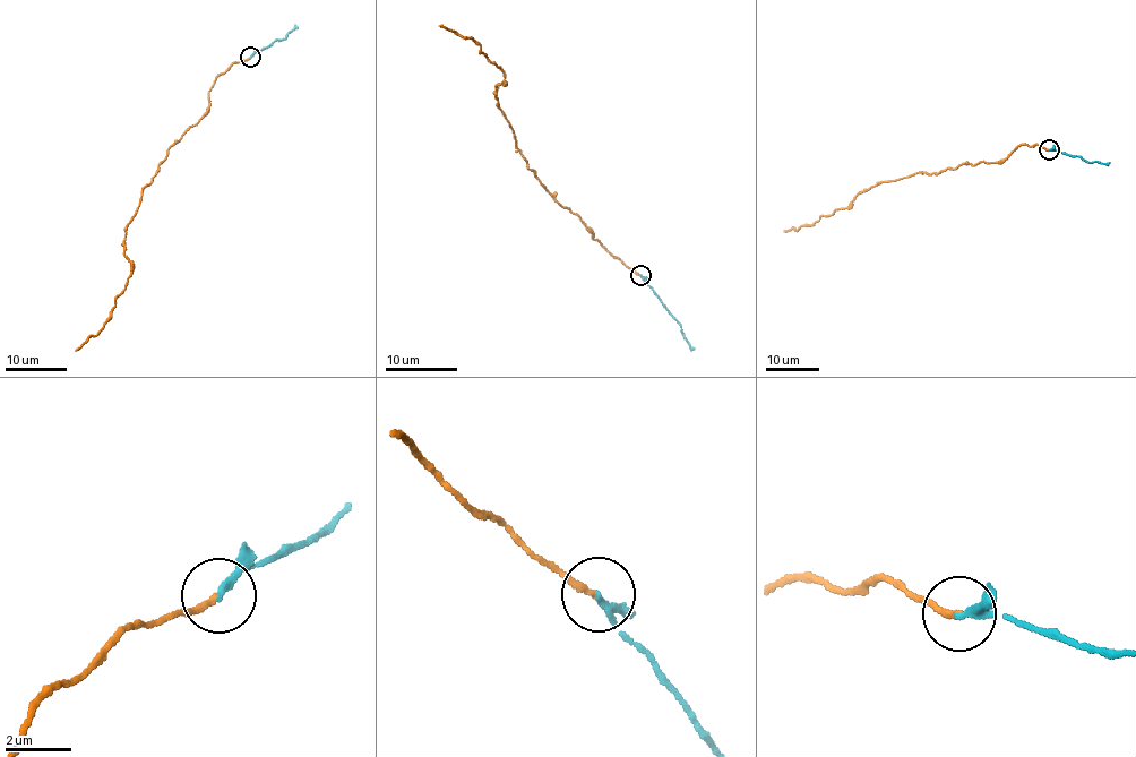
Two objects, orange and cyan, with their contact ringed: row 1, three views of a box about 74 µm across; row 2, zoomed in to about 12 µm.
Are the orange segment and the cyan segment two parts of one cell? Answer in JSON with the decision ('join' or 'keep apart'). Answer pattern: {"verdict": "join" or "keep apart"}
{"verdict": "join"}

